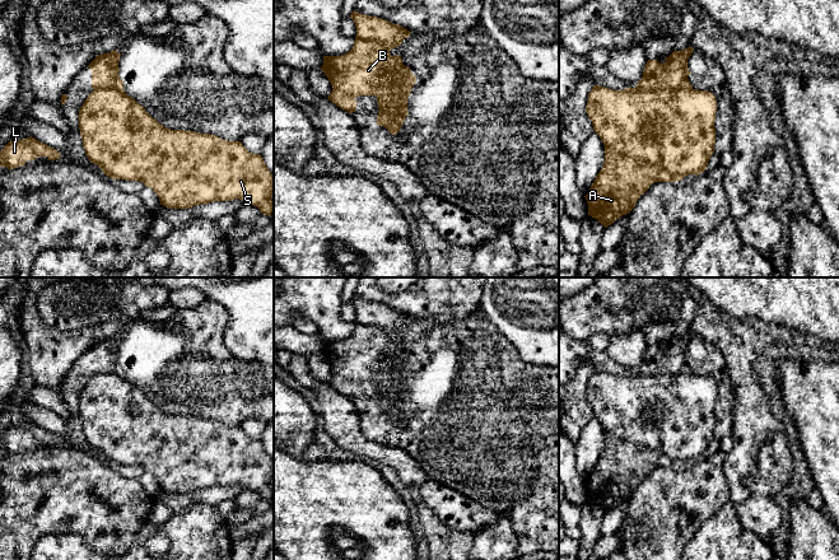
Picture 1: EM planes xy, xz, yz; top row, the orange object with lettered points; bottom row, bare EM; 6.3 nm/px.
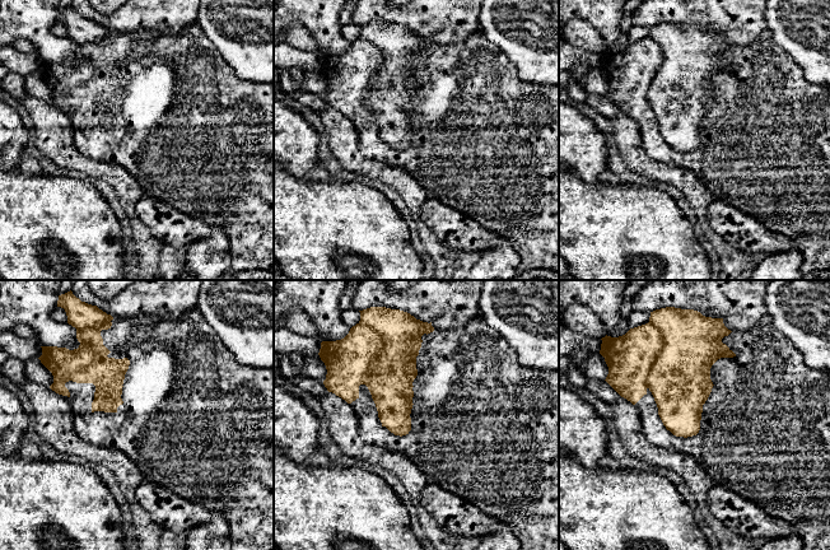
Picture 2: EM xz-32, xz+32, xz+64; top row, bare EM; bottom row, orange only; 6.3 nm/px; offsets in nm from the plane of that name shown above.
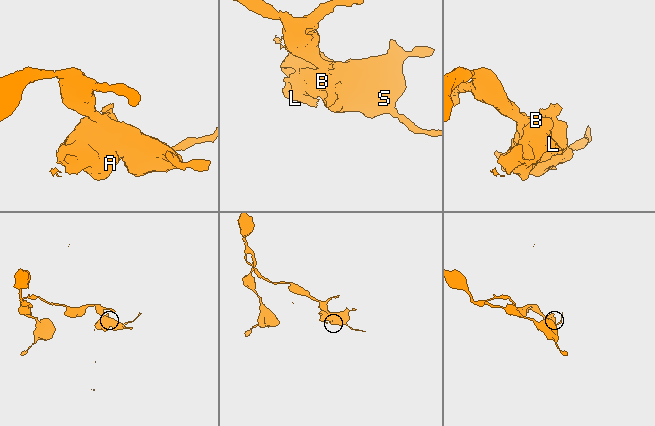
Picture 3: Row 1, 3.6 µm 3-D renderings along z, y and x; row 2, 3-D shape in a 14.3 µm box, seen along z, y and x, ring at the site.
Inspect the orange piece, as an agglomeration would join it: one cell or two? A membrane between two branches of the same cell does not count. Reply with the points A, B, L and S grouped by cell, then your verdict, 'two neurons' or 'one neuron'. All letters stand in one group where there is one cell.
A B L / S | two neurons

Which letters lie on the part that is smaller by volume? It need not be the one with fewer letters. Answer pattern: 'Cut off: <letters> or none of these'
Cut off: A, B, L

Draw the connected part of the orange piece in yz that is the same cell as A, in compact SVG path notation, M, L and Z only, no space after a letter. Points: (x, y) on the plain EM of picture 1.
M605 433L605 447L588 479L588 500L605 513L629 499L654 467L675 467L666 456Z

